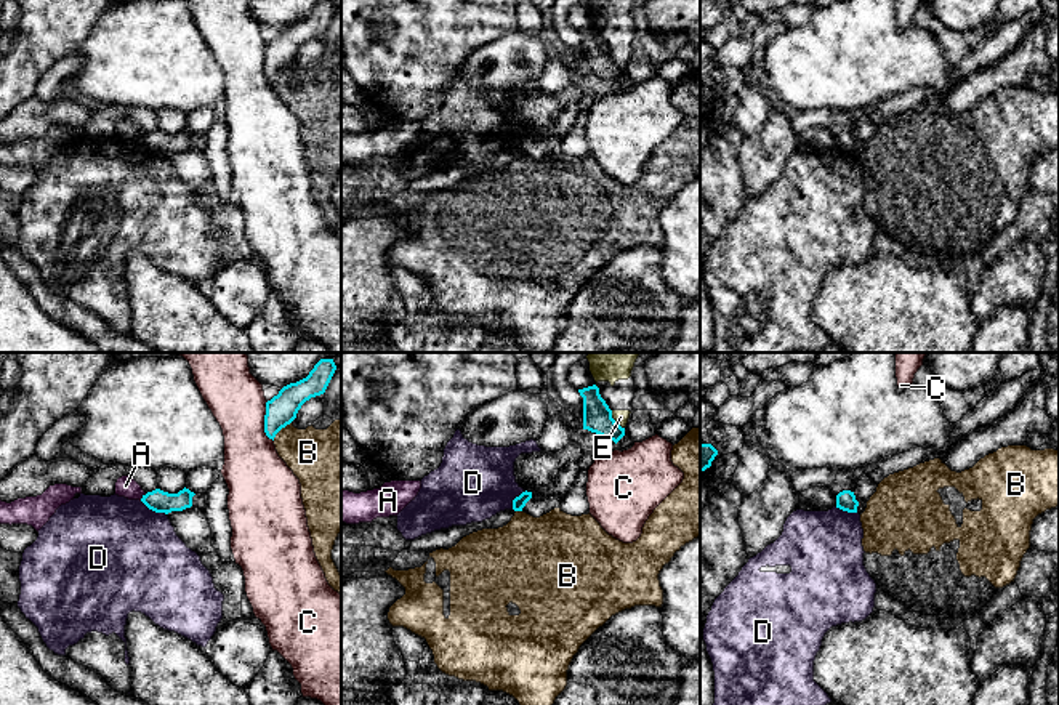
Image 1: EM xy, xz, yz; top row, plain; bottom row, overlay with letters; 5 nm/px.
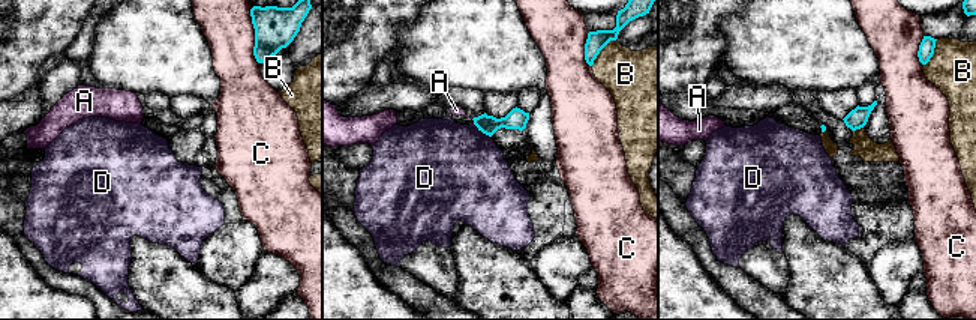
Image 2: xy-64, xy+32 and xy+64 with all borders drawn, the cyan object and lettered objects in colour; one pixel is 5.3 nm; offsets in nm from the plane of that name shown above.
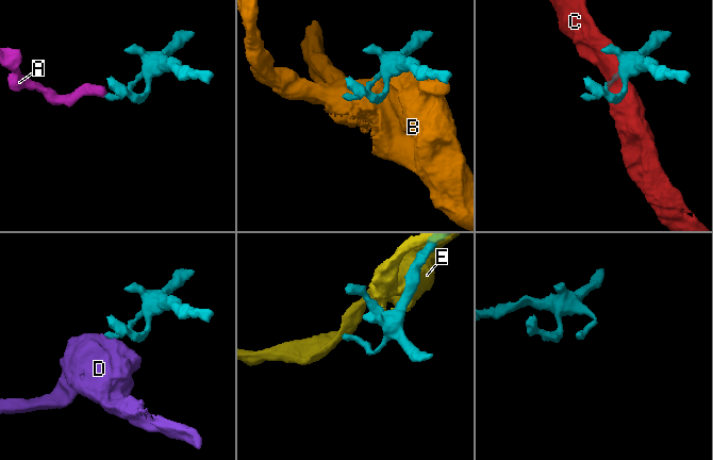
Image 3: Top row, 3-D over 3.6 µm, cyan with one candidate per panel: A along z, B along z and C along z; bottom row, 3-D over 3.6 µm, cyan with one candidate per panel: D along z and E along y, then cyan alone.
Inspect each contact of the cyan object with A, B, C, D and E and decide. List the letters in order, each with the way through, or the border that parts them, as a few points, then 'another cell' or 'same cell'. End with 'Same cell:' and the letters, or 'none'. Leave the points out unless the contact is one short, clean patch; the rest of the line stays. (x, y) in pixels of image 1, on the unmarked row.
A: border along xy (146, 135), (140, 140); another cell
B: another cell
C: another cell
D: border along xy (140, 141), (165, 156); another cell
E: another cell
Same cell: none

